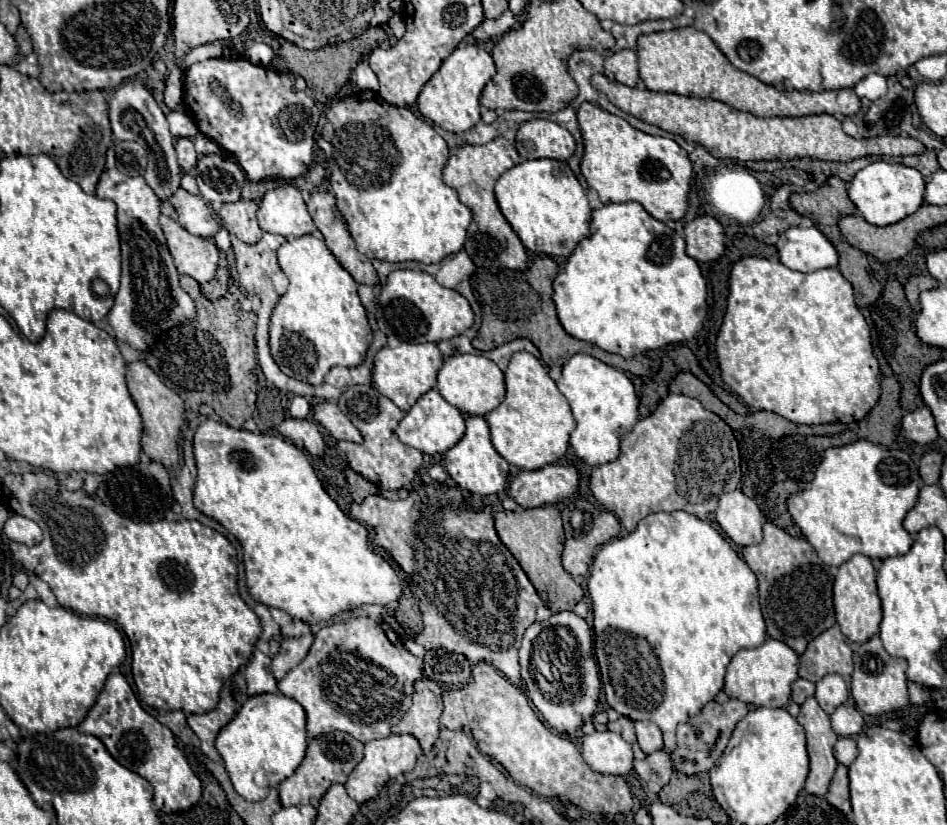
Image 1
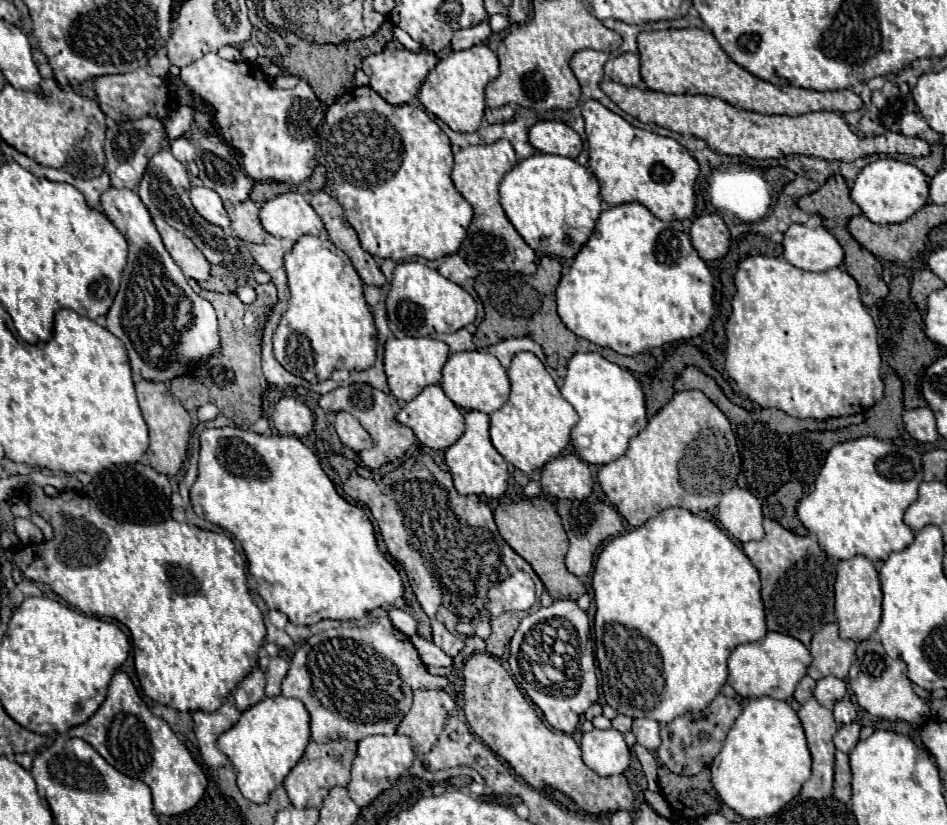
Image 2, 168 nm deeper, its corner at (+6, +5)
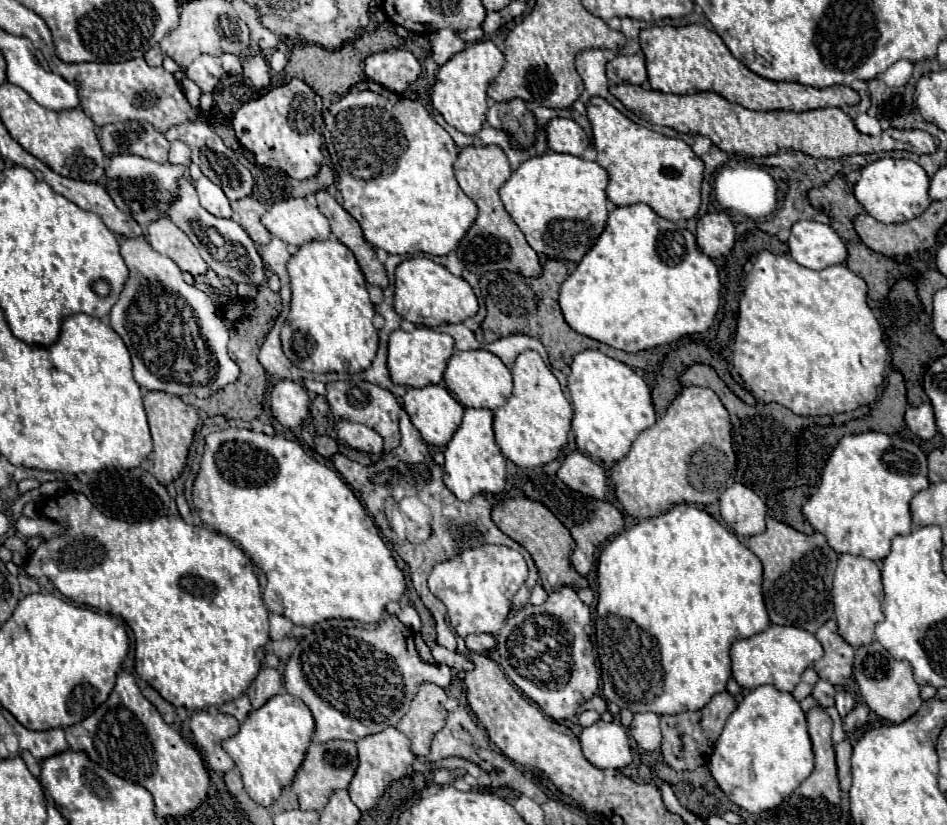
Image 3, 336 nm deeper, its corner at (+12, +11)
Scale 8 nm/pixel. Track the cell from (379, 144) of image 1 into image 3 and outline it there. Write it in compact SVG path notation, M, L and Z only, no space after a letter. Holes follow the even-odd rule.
M364 80L358 82L346 96L334 102L326 116L326 148L332 156L334 170L338 174L338 190L344 198L344 210L352 214L362 230L364 238L384 248L388 254L448 254L458 248L468 228L478 216L476 204L460 190L452 164L458 156L458 146L452 136L428 114L428 110L402 94L390 92L388 88Z

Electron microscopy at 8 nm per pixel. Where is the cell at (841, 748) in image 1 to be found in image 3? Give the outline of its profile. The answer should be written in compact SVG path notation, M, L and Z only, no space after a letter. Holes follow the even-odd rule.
M858 704L858 706L850 712L850 716L844 718L844 730L850 732L850 730L856 730L856 728L864 726L866 720L868 720L868 714L870 714L870 708L868 708L866 704Z

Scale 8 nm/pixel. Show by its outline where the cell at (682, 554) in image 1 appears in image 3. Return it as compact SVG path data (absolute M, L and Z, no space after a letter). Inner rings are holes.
M678 504L670 508L666 514L660 514L656 518L640 520L632 528L620 532L610 544L602 550L600 560L598 560L598 608L596 608L596 646L598 646L598 658L600 658L600 668L602 668L602 692L604 698L620 704L620 708L628 708L630 712L656 712L656 714L678 714L678 712L694 712L698 708L704 708L710 698L718 692L726 690L726 684L732 676L732 666L730 666L730 646L736 640L750 638L758 634L760 630L766 630L770 626L768 612L764 606L764 596L762 596L762 562L754 552L750 552L738 538L732 534L728 528L724 528L720 522L716 522L708 512L690 506L690 504Z

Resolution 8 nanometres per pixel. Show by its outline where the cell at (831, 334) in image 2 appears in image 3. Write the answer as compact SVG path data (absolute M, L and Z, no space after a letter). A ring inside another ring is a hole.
M762 250L756 256L752 256L746 270L748 270L748 276L746 276L748 286L744 290L744 296L740 298L740 316L738 316L738 328L736 328L736 338L734 338L734 360L732 360L740 378L744 380L744 386L756 398L760 398L764 402L778 402L778 404L790 408L794 414L800 414L800 416L844 414L844 412L854 412L862 404L872 404L876 400L878 388L884 382L888 348L884 344L882 328L880 328L876 316L872 314L872 310L868 306L868 286L866 286L866 282L860 276L856 276L846 264L844 266L842 264L830 266L826 270L816 272L816 270L804 268L798 262L794 262L789 254L772 254L768 250Z

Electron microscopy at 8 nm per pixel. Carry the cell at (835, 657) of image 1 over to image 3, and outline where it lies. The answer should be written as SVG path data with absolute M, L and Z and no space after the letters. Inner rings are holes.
M828 620L816 632L820 644L824 646L824 656L812 666L818 676L834 686L844 684L852 676L854 648L838 634L836 620Z

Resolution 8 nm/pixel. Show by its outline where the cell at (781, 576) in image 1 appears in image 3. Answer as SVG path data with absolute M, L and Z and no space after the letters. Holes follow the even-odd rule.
M768 518L766 532L750 536L746 546L764 564L764 602L772 624L798 626L808 632L816 632L826 620L832 618L834 604L830 590L838 554L820 532L808 536L774 518Z

